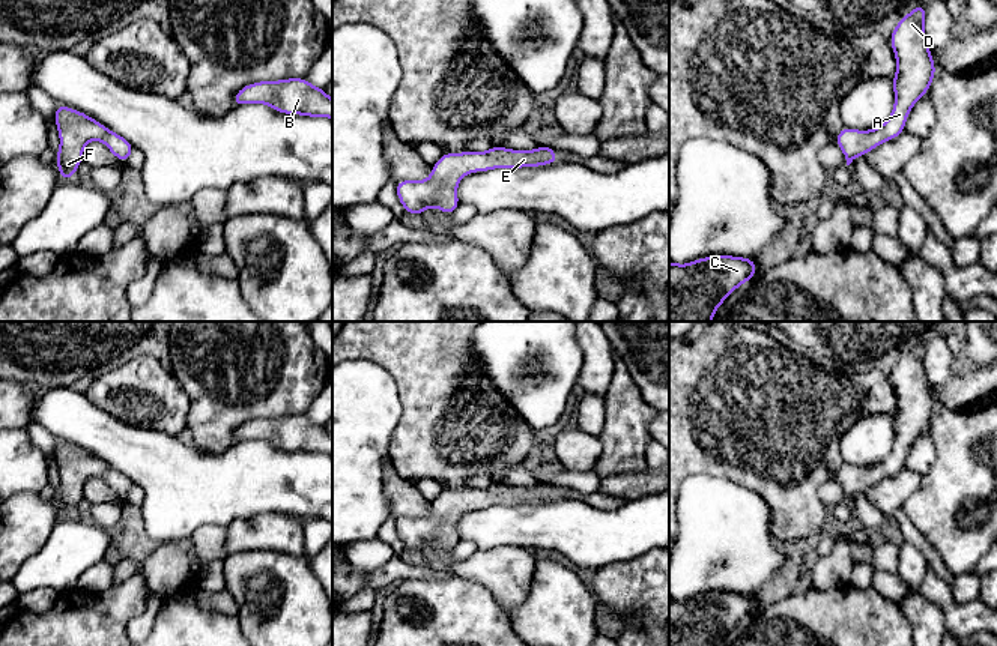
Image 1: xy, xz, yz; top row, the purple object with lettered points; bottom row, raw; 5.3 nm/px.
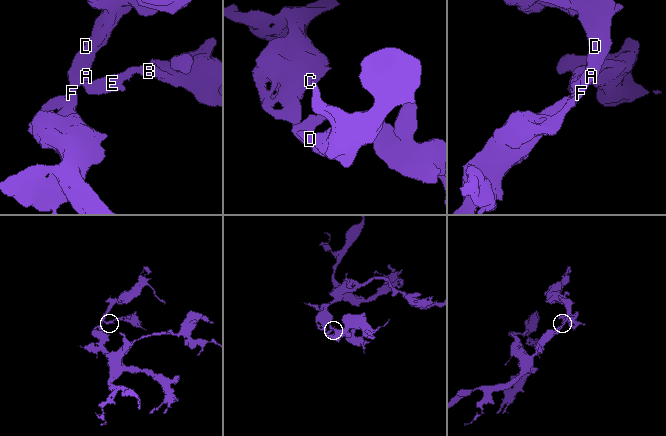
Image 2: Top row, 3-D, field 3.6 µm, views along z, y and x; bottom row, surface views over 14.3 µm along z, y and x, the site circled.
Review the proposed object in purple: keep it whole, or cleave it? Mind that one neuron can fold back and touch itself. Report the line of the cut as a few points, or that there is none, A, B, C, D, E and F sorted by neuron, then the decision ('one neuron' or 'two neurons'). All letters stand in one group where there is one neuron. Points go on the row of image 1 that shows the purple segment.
no cut | A B C D E F | one neuron

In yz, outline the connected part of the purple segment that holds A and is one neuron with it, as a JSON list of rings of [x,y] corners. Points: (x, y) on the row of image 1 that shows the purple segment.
[[[916,8],[901,18],[890,36],[890,45],[896,57],[896,75],[892,81],[895,90],[895,107],[890,117],[878,128],[857,131],[844,126],[835,143],[845,155],[847,165],[857,156],[901,135],[907,116],[913,105],[929,90],[935,77],[934,59],[925,36],[926,8]]]

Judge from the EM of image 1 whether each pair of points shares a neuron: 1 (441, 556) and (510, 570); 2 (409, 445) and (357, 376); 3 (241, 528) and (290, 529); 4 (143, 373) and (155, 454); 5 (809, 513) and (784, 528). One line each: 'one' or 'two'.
1: one
2: two
3: one
4: two
5: one

